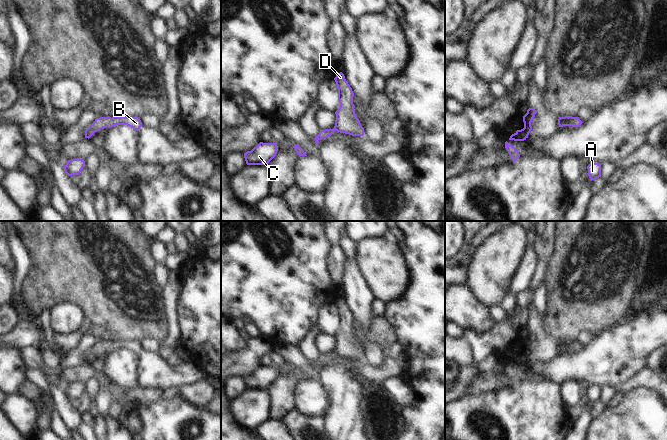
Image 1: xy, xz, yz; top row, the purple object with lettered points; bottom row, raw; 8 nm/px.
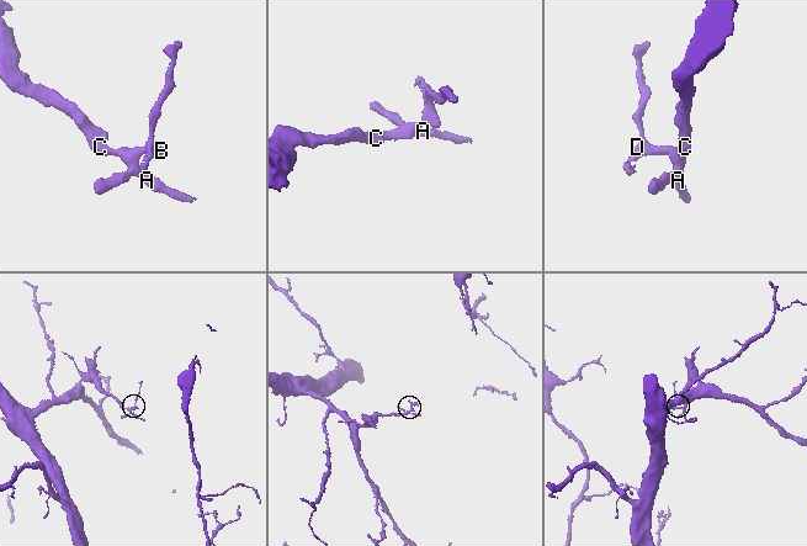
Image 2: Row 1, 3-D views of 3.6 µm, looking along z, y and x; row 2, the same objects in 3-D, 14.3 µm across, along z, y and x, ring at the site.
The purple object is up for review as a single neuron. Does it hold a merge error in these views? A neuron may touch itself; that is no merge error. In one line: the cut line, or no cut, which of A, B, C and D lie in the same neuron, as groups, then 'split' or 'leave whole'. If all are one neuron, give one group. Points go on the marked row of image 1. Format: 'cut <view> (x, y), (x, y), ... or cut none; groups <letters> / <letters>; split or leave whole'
cut none; groups A B C D; leave whole

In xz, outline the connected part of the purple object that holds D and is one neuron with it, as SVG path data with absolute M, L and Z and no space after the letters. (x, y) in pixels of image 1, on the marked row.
M342 72L338 73L334 80L338 88L338 100L340 103L339 109L335 112L335 126L333 129L320 130L319 134L314 138L316 145L321 139L327 138L335 131L352 136L364 135L364 128L360 125L360 121L355 114L352 88Z

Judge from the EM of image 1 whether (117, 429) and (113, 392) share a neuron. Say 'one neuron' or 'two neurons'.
one neuron

